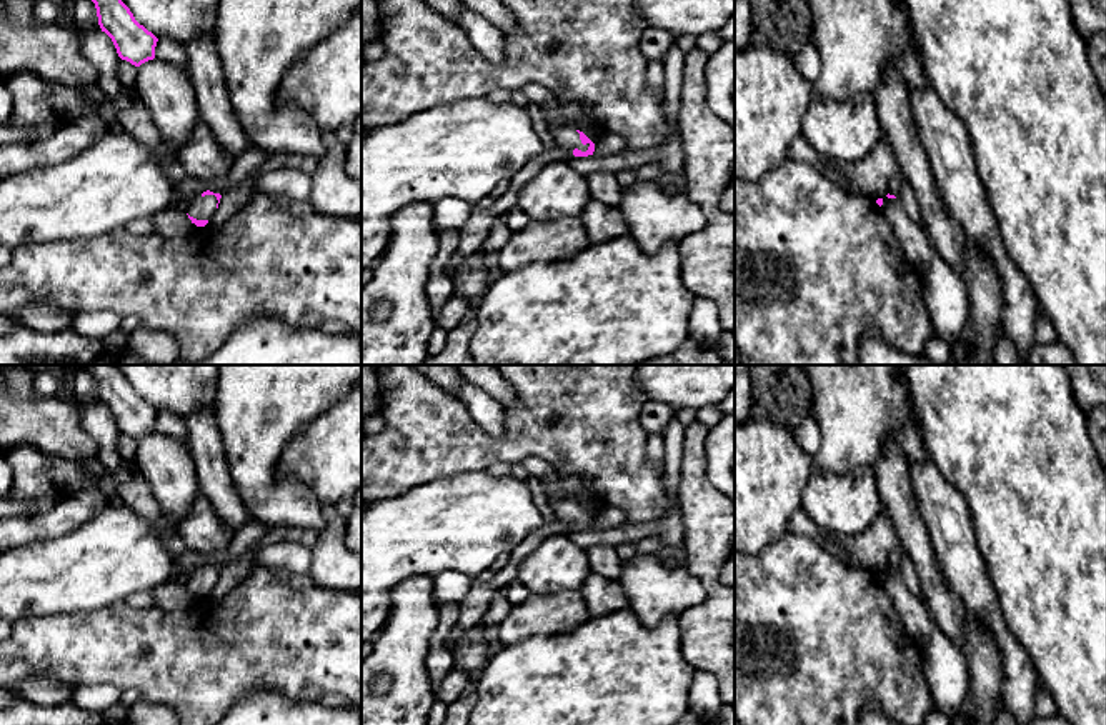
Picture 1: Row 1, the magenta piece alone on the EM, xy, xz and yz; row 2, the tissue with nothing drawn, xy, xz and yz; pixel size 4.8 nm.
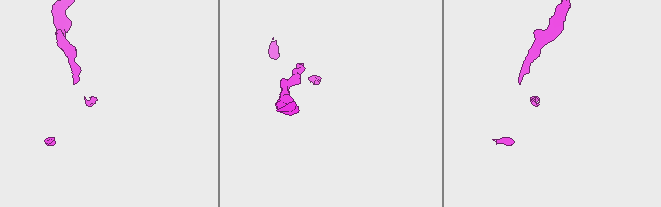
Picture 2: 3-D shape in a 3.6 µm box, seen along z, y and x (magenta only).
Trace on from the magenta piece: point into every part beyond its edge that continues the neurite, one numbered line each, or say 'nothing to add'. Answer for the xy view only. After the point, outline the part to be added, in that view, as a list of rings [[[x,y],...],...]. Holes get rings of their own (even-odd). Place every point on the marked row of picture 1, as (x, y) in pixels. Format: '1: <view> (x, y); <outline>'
1: xy (200, 207); [[[193,195],[187,213],[197,220],[210,220],[217,210],[217,203],[218,200],[215,195]]]

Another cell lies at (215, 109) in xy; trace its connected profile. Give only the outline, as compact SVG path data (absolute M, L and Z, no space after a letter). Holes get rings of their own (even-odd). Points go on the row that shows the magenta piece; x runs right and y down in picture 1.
M213 33L185 43L187 72L195 90L198 120L205 122L222 148L238 157L250 142L230 100Z

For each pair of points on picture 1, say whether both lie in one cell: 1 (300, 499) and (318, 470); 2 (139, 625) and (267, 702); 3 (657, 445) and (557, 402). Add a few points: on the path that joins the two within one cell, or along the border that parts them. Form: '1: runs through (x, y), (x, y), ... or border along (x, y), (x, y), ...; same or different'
1: border along (280, 460), (277, 470), (300, 479), (322, 505); different
2: border along (288, 697), (275, 690), (250, 690), (229, 707); different
3: border along (647, 435), (645, 455), (662, 467); different

